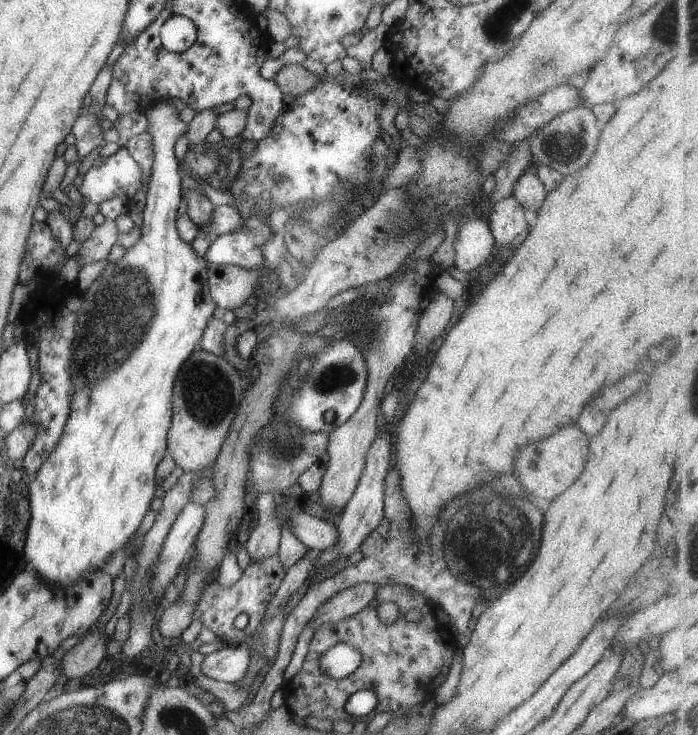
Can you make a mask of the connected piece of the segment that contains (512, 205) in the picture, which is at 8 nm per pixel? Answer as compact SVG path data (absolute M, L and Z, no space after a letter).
M511 195L491 205L487 216L486 223L491 231L496 251L516 243L524 230L528 229L523 217L523 207Z

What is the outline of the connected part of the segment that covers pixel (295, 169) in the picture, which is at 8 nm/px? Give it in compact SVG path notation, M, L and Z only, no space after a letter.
M343 73L339 75L321 74L322 80L311 90L297 95L290 110L281 110L274 120L273 126L265 138L256 141L253 156L241 160L240 169L228 190L239 202L232 207L238 210L242 218L242 225L234 231L217 235L211 239L203 258L208 264L235 265L244 269L264 267L265 260L261 256L259 247L271 238L271 231L259 214L269 215L269 202L277 204L299 204L306 201L308 207L293 214L294 219L303 223L310 231L321 230L329 224L331 216L337 214L339 204L343 206L344 192L357 190L366 182L367 173L371 170L371 147L380 140L380 126L377 120L378 112L384 101L377 99L368 88L364 74L352 75Z

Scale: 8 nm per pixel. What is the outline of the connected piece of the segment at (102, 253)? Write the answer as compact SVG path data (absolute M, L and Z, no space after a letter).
M105 219L96 226L91 234L79 245L76 252L77 262L80 269L85 265L105 259L111 246L115 244L115 238L119 234L115 221Z

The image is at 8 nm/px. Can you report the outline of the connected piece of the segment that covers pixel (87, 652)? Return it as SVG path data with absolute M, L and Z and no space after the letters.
M103 629L92 634L89 634L88 631L82 635L81 642L64 652L60 660L62 673L67 680L74 678L78 683L83 676L91 674L91 670L97 668L99 662L103 660L103 656L106 655Z

